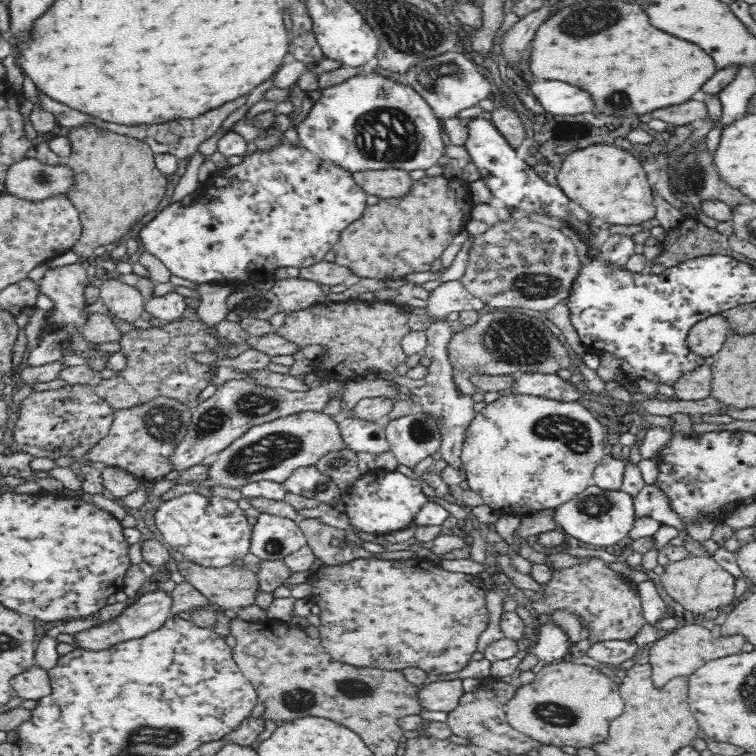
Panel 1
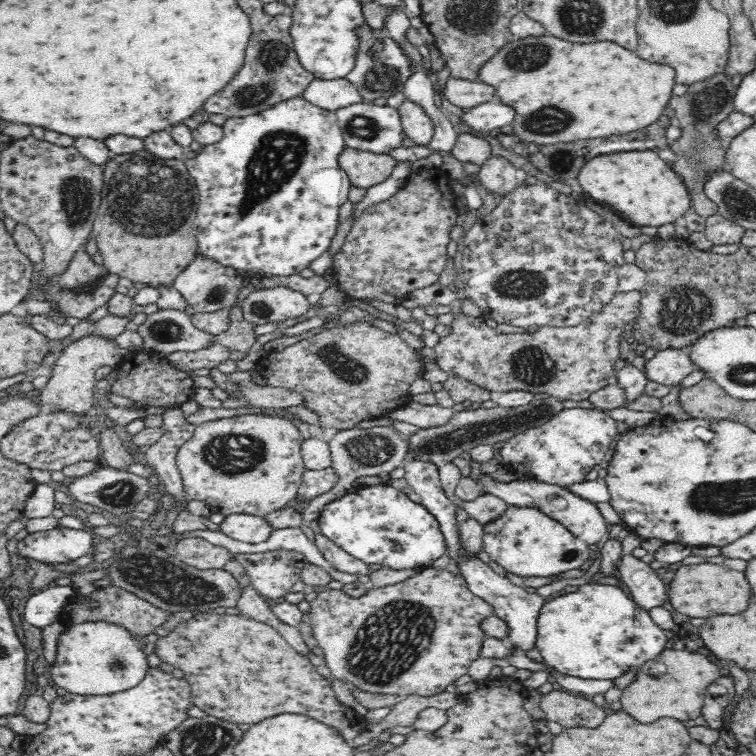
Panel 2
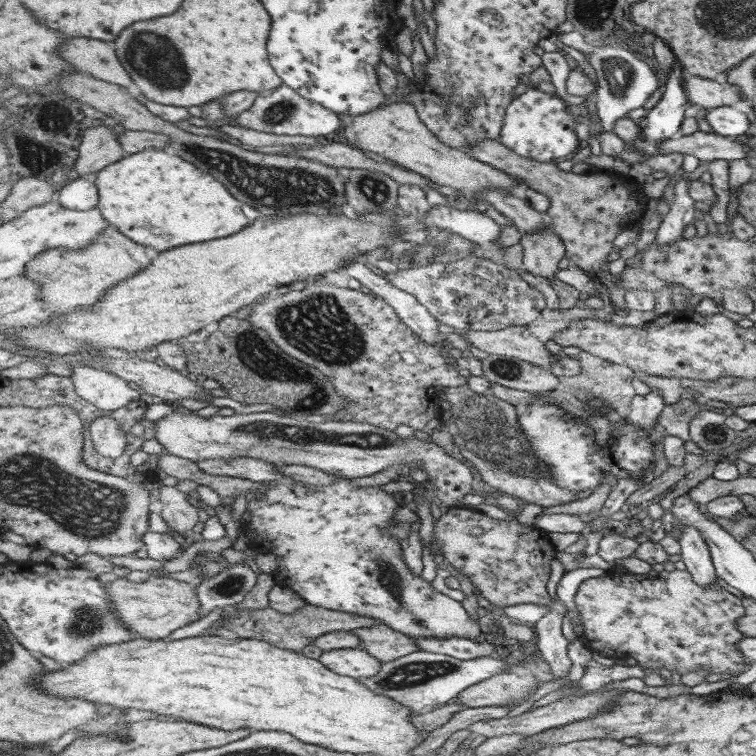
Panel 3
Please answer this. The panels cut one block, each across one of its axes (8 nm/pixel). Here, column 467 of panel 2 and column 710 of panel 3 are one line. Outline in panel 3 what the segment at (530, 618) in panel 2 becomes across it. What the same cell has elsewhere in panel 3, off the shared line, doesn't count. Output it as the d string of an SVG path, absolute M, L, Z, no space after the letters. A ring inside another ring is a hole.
M683 526L678 535L680 560L691 579L705 587L716 585L716 574L702 535L693 526Z

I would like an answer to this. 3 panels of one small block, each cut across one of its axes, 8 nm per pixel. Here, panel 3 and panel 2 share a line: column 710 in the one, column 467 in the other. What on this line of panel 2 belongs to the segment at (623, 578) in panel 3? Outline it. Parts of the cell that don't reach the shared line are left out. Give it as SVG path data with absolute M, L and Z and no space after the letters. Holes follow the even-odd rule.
M430 566L402 582L369 587L358 598L341 590L318 590L316 598L310 602L309 618L317 646L324 650L323 658L334 678L364 692L391 694L401 699L410 695L440 694L446 686L469 674L468 668L479 657L486 638L480 622L492 614L490 603L472 594L464 578Z

